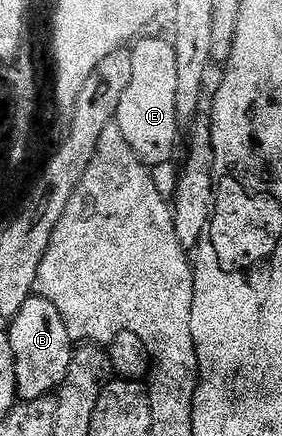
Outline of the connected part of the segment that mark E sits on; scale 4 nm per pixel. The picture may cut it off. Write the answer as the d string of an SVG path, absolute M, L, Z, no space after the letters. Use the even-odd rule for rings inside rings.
M146 37L140 38L130 48L130 52L133 57L132 80L129 81L129 89L125 89L124 95L121 96L121 105L115 114L114 126L118 127L121 137L129 141L129 149L133 149L135 156L152 169L176 158L175 142L178 141L181 130L177 117L177 53L175 44L170 38L146 39Z

